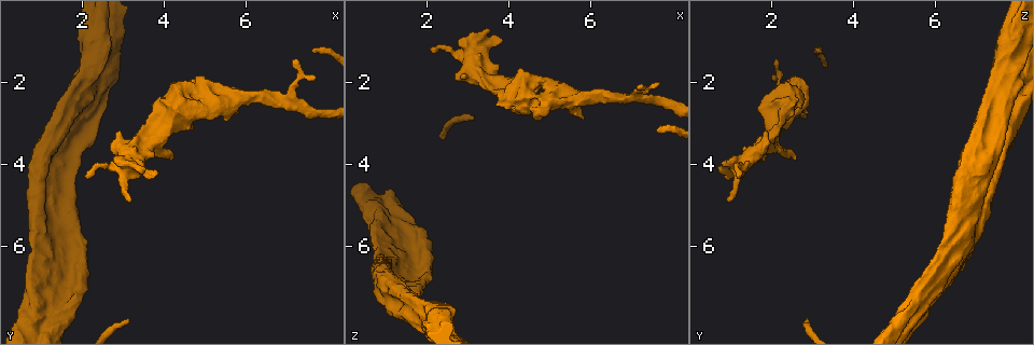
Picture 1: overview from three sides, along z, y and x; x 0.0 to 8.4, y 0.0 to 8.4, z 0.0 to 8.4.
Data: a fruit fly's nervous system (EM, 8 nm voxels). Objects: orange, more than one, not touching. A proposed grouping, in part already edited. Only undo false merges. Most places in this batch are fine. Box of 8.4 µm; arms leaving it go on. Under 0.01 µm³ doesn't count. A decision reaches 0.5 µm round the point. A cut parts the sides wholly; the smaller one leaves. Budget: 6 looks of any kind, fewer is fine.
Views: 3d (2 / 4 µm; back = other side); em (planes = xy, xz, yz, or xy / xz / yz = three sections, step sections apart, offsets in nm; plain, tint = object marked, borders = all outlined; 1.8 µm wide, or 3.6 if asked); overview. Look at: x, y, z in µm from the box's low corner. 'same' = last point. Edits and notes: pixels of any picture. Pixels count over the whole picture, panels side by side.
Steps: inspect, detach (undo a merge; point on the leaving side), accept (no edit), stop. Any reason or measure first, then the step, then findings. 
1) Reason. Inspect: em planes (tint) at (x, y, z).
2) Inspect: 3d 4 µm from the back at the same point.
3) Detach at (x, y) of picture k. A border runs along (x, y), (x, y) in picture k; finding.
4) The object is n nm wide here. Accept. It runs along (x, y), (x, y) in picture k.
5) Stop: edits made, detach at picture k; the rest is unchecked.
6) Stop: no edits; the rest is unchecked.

Abrupt turn. Inspect: 3d 4 µm at (1.15, 6.95, 6.00).

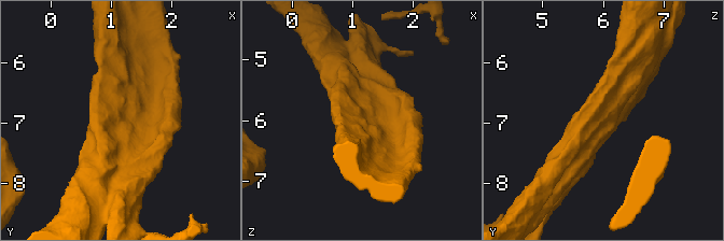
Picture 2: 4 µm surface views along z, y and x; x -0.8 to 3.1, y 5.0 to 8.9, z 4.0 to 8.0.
Inspect: em xz step 4 (tint) at (1.20, 6.95, 6.00).

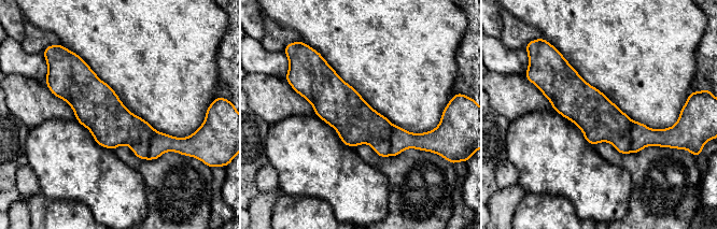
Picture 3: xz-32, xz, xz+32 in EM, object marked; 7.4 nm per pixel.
Accept. It runs along (301, 90), (384, 138), (421, 138) in picture 3; one neuron here.

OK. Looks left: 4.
Closes a loop. Inspect: em planes (tint) at (1.40, 4.75, 7.30).

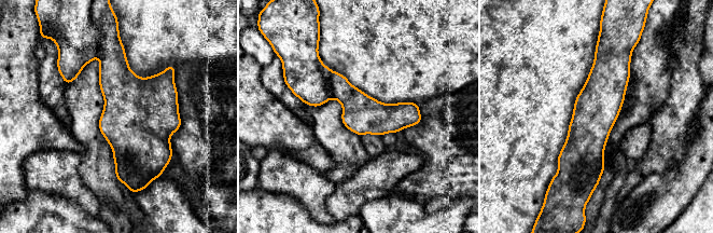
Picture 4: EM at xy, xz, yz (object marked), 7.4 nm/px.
Accept. It runs along (605, 53), (595, 182) in picture 4; continuous, no second neuron.

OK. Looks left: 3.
Looks like a crossing. Inspect: em 3.6 µm planes (plain) at (2.20, 2.10, 7.85).

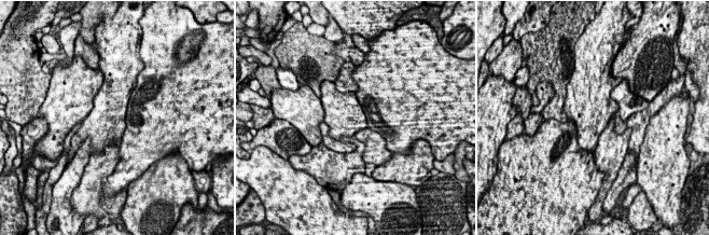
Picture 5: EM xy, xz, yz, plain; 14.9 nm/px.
Inspect: em 3.6 µm planes (tint) at the same point.

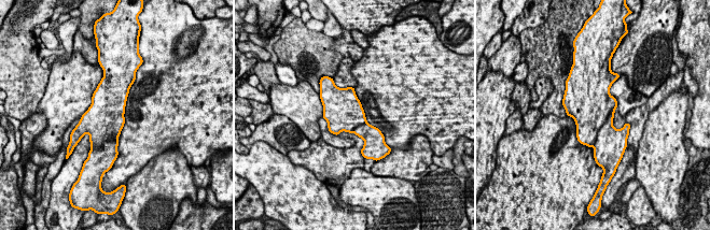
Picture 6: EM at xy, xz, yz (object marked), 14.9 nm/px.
The object is 550 nm wide here. Accept. One neuron here.

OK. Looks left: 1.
Stop: no edits; the rest is unchecked.

